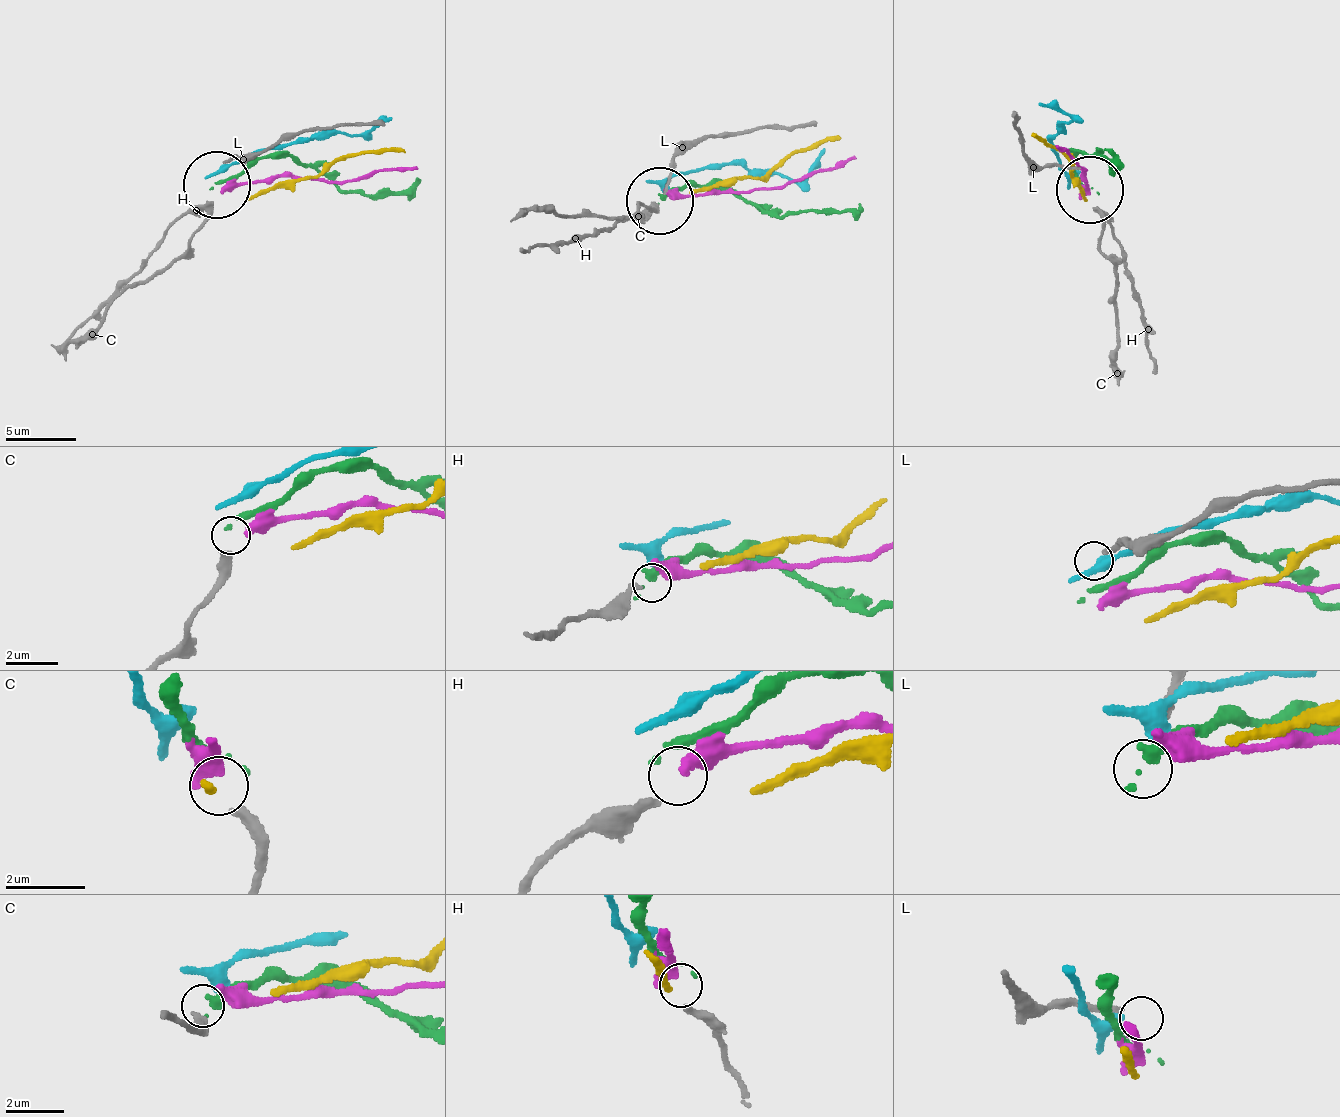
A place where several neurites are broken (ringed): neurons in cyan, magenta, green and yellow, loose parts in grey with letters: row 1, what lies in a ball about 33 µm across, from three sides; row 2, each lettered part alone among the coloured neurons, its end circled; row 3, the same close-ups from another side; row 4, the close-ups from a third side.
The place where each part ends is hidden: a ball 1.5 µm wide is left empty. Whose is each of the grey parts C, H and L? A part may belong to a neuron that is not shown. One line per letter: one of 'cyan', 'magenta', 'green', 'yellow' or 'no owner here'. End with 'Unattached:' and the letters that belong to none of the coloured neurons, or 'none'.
C: green
H: magenta
L: no owner here
Unattached: L

